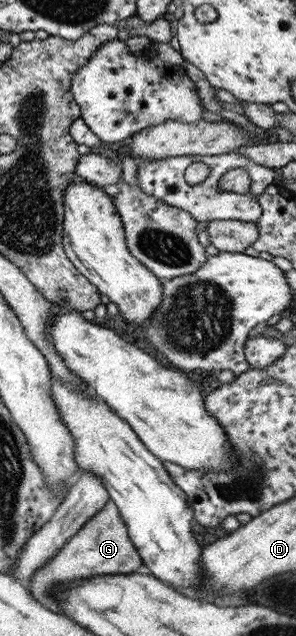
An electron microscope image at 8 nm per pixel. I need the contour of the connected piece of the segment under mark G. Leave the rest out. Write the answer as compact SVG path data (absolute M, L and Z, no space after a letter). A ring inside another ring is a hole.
M107 501L73 537L69 538L64 547L33 573L29 580L29 592L40 605L61 615L60 608L52 598L52 588L62 583L55 582L71 582L97 575L129 574L141 564L141 557L127 536L126 524L121 520L113 502Z

